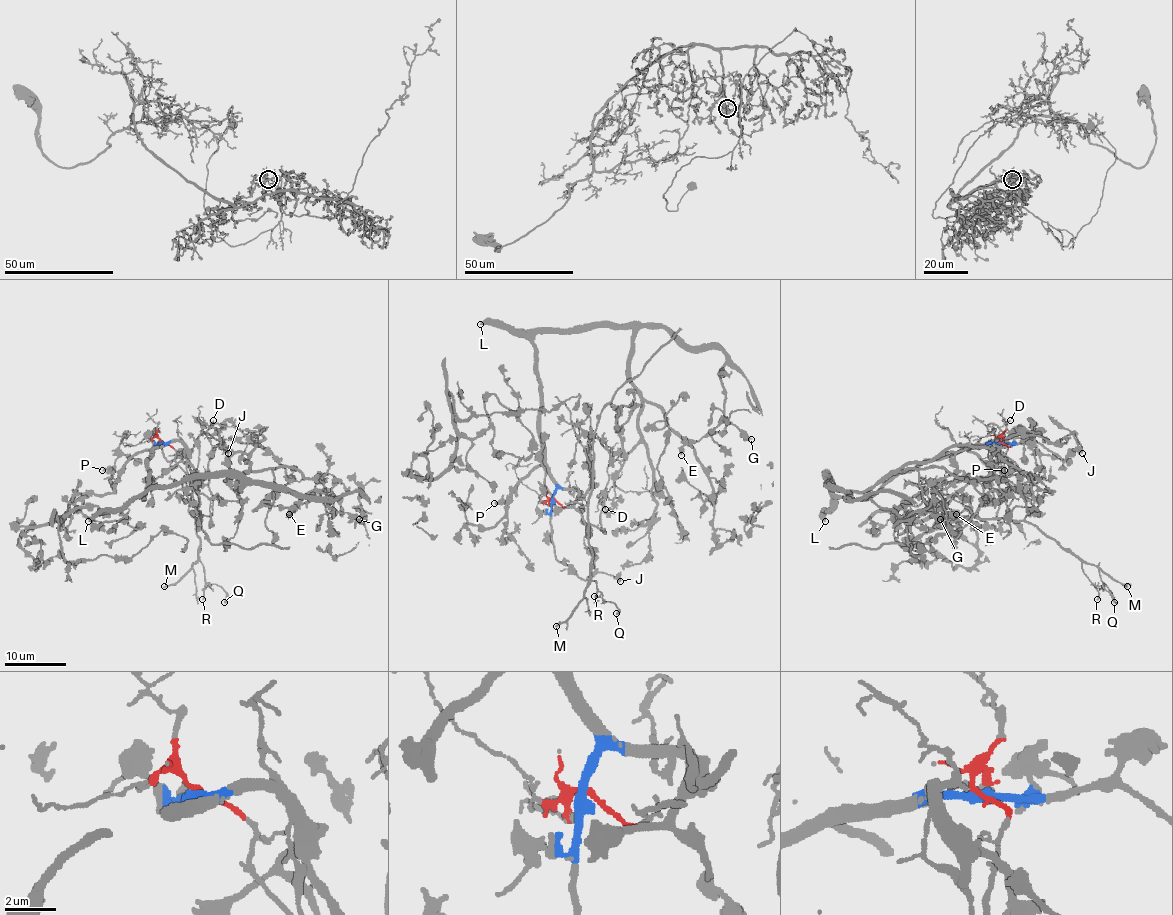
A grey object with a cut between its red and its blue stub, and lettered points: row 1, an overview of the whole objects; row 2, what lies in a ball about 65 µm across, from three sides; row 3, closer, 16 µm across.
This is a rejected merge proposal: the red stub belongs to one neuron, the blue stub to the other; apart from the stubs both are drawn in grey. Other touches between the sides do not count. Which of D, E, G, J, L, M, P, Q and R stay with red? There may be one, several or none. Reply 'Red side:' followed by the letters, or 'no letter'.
Red side: D, M, Q, R

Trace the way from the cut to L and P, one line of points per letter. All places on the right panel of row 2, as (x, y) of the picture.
L: (1001, 442), (924, 459), (908, 470), (894, 473), (867, 499), (841, 498), (827, 511), (825, 521)
P: (1001, 442), (978, 444), (967, 450), (973, 451), (1001, 479), (1004, 470)

